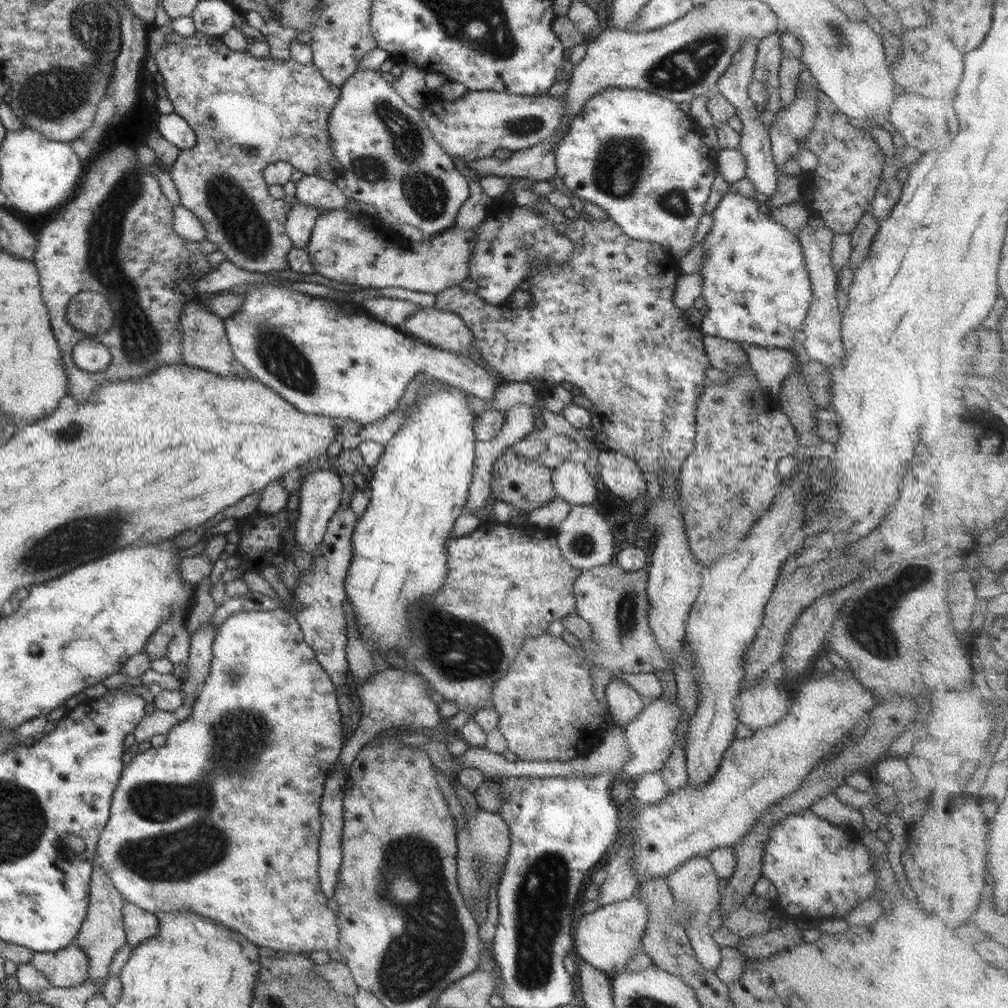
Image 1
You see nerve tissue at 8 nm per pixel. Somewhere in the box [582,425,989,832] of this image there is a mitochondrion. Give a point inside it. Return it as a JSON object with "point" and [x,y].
{"point":[867,619]}

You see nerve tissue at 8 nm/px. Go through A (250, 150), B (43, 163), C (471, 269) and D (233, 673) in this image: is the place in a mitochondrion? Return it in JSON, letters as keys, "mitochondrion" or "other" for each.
{"A":"other","B":"other","C":"other","D":"mitochondrion"}

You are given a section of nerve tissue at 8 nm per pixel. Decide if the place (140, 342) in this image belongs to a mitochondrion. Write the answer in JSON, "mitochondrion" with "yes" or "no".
{"mitochondrion":"yes"}

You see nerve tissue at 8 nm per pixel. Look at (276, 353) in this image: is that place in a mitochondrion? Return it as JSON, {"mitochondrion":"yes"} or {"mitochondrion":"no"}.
{"mitochondrion":"yes"}

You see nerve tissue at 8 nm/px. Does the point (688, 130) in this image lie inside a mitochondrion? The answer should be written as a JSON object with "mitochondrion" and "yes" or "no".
{"mitochondrion":"no"}

